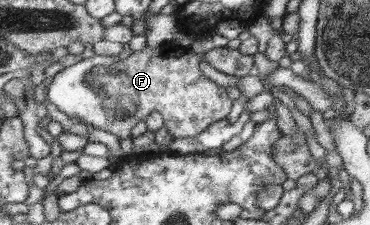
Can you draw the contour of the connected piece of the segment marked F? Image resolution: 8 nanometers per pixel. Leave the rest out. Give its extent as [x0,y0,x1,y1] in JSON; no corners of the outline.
[48,43,231,140]

